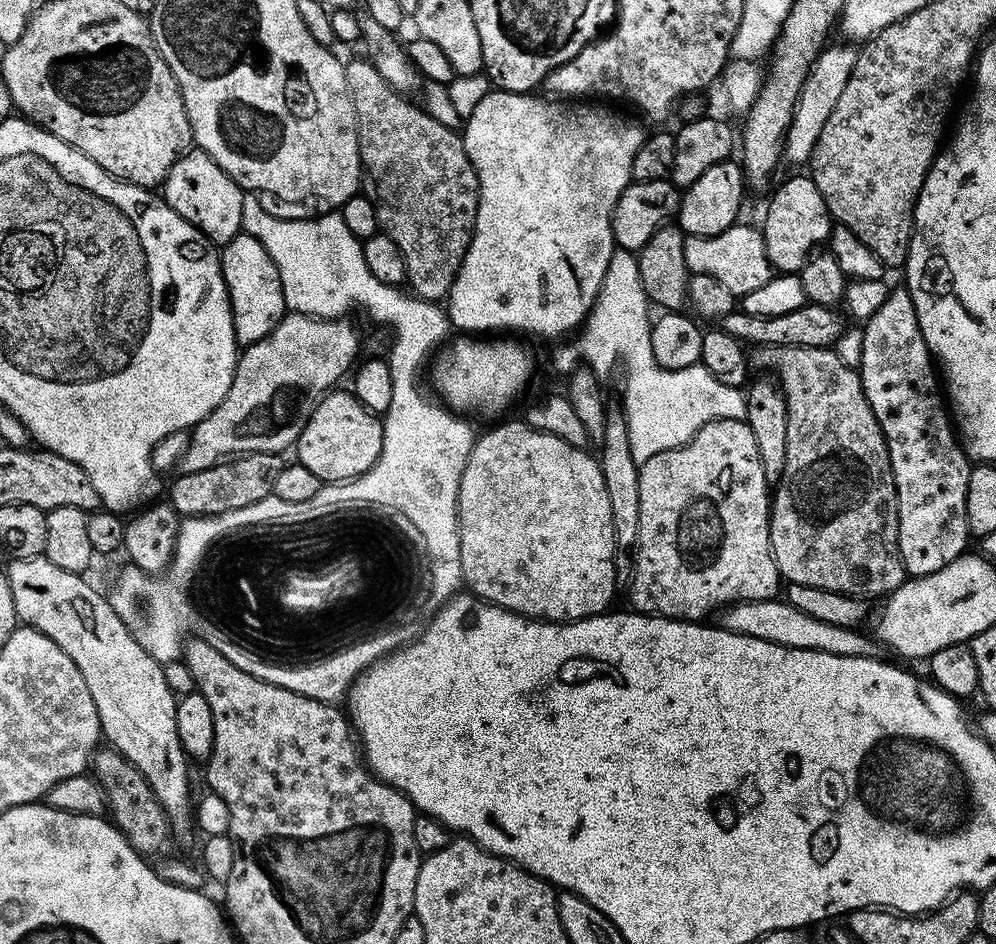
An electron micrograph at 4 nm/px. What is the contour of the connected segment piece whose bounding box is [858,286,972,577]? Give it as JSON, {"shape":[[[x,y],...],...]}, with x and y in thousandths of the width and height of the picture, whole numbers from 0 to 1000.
{"shape":[[[897,304],[892,310],[890,320],[886,320],[885,327],[881,328],[873,338],[866,340],[865,349],[867,357],[865,358],[865,379],[861,389],[865,413],[878,434],[878,443],[882,443],[882,451],[886,451],[886,460],[892,469],[892,480],[894,481],[894,494],[898,501],[898,511],[900,512],[900,522],[902,523],[902,578],[904,579],[904,590],[908,596],[909,607],[913,611],[929,610],[938,608],[946,604],[954,595],[958,595],[964,589],[969,588],[968,581],[974,573],[972,561],[972,550],[970,549],[970,515],[974,511],[976,496],[972,486],[971,479],[968,478],[961,459],[958,457],[957,446],[954,444],[953,433],[950,431],[950,419],[946,414],[945,404],[942,401],[941,391],[938,389],[936,372],[930,367],[930,358],[926,358],[926,345],[922,345],[922,333],[918,328],[918,316],[914,316],[911,304]]]}

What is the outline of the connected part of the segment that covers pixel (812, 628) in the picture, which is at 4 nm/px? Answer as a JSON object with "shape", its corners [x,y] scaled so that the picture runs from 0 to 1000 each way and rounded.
{"shape":[[[787,633],[749,636],[745,640],[736,640],[726,645],[723,655],[721,661],[724,665],[741,672],[749,672],[753,676],[765,676],[769,680],[777,680],[781,684],[800,686],[801,689],[817,689],[842,695],[879,696],[881,694],[881,679],[876,676],[870,678],[865,672],[866,668],[845,663],[833,663],[833,659],[821,659],[821,655],[813,655],[813,650],[805,650],[805,646],[801,646]]]}

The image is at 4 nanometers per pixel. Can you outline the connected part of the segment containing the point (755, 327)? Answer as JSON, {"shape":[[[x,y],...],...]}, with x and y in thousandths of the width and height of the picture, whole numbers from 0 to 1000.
{"shape":[[[808,320],[801,328],[793,328],[793,333],[781,333],[781,337],[751,335],[745,328],[736,328],[732,335],[727,336],[725,346],[738,360],[755,367],[780,364],[782,369],[789,367],[835,369],[848,354],[849,342],[847,343],[847,339],[849,340],[848,332],[842,325],[834,326],[833,324]]]}

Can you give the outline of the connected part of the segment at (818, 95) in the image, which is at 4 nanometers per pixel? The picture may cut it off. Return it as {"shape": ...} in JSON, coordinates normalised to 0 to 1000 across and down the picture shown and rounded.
{"shape":[[[836,46],[828,50],[827,54],[819,60],[815,68],[815,75],[812,76],[805,95],[801,100],[801,108],[797,112],[795,128],[791,135],[791,142],[787,147],[787,165],[795,174],[803,174],[814,171],[815,160],[821,150],[821,142],[825,142],[825,133],[829,133],[829,125],[833,125],[833,117],[841,108],[845,101],[845,94],[853,83],[853,74],[859,65],[860,52],[854,46]]]}

